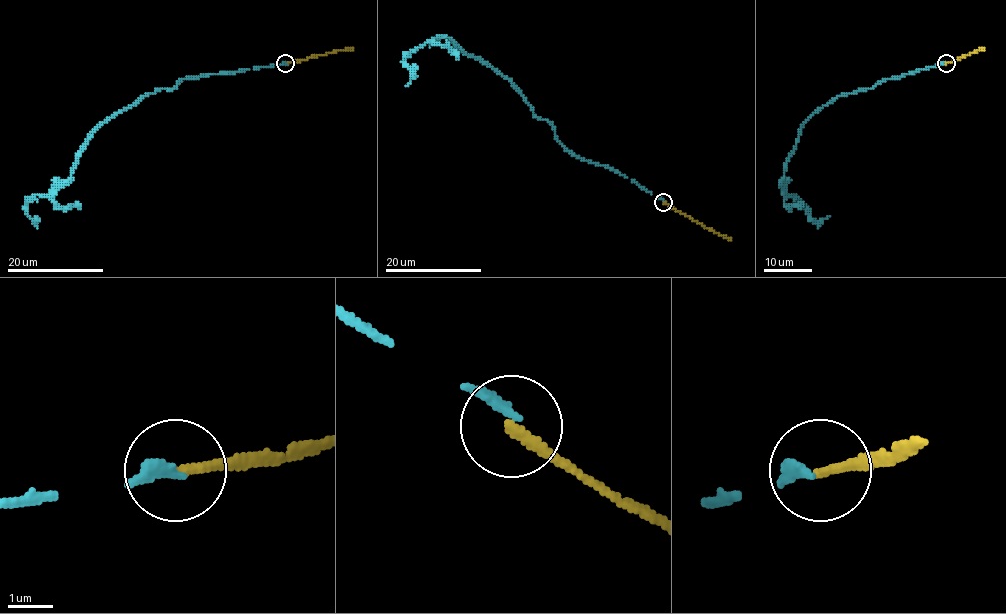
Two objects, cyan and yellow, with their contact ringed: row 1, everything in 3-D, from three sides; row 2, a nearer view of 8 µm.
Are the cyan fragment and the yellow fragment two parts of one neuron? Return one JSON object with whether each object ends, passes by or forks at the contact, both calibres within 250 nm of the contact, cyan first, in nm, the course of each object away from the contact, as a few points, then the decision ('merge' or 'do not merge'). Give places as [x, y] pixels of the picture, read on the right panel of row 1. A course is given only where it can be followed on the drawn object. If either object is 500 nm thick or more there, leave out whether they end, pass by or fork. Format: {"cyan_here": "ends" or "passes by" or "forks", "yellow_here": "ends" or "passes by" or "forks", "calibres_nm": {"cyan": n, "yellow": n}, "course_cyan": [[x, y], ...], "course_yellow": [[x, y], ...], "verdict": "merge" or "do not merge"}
{"cyan_here": "ends", "yellow_here": "ends", "calibres_nm": {"cyan": 240, "yellow": 220}, "course_cyan": [[945, 63], [833, 99], [801, 126], [781, 181], [788, 195], [794, 195], [818, 223], [829, 215]], "course_yellow": [[946, 63], [983, 48]], "verdict": "do not merge"}

